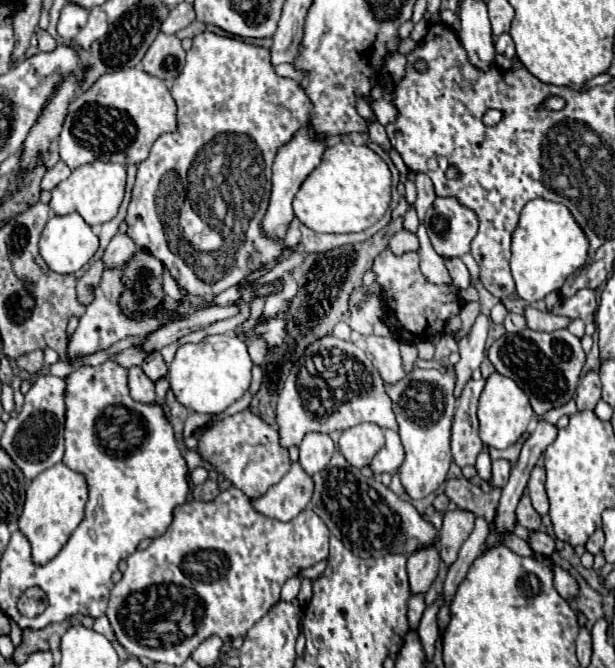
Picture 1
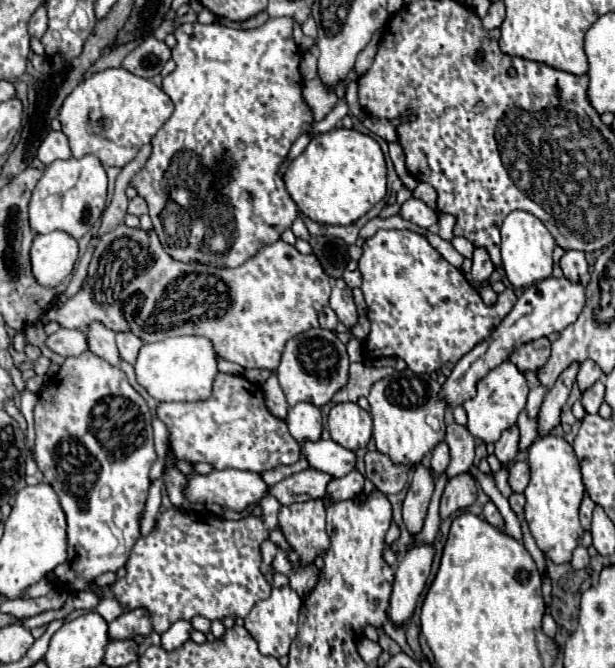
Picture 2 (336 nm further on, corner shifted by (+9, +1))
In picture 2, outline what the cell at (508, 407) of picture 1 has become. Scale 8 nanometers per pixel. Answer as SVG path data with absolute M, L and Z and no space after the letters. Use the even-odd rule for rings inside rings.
M503 361L499 367L491 369L477 383L477 395L463 403L467 417L469 417L469 423L467 423L469 433L485 443L495 443L505 429L515 425L517 415L521 413L521 409L527 403L527 393L529 393L527 381L525 381L523 373L519 373L519 369L515 369L515 365L511 365L509 361Z

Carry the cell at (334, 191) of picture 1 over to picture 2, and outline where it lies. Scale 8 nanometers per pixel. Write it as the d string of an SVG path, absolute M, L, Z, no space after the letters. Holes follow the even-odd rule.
M333 129L327 133L321 133L309 141L305 151L289 165L285 173L285 185L291 195L291 199L297 203L299 211L307 215L309 219L321 223L321 225L351 225L359 217L363 217L377 201L381 201L387 193L387 169L385 169L385 159L381 153L379 143L363 135L355 129Z

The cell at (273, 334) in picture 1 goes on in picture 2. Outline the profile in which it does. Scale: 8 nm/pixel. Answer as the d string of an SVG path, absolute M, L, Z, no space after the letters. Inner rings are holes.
M119 225L111 233L103 235L97 243L87 279L79 293L59 309L49 309L43 323L57 321L65 329L87 331L93 321L99 321L115 333L129 331L145 343L175 335L201 335L213 341L219 357L237 363L243 369L275 371L279 367L285 343L307 329L319 327L317 315L325 305L329 305L329 295L331 281L323 269L319 269L319 261L315 261L313 255L301 255L295 247L283 241L267 245L259 257L253 257L237 269L219 269L201 263L175 261L165 253L155 233Z

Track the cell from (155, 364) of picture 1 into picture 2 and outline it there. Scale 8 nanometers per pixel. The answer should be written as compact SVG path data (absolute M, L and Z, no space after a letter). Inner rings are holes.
M117 333L117 347L121 357L133 365L143 347L143 341L139 341L139 337L135 337L133 333Z

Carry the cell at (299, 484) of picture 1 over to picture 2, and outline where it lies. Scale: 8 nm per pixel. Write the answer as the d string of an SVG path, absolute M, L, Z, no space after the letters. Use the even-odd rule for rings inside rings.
M213 469L209 475L187 475L187 479L189 501L217 503L237 513L247 511L249 505L257 505L271 489L259 473L239 469Z

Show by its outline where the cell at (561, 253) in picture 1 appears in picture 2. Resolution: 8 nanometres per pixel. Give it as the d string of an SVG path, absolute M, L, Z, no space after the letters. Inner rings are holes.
M511 211L505 217L501 225L501 257L505 275L513 287L525 289L541 279L551 277L553 249L555 249L555 239L551 237L549 229L543 225L541 219L537 219L527 211Z

